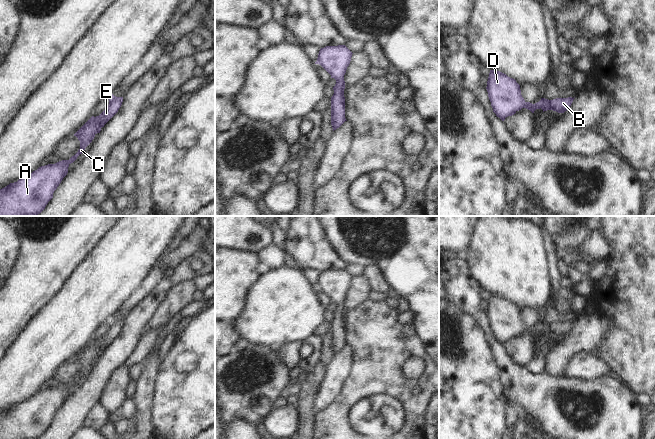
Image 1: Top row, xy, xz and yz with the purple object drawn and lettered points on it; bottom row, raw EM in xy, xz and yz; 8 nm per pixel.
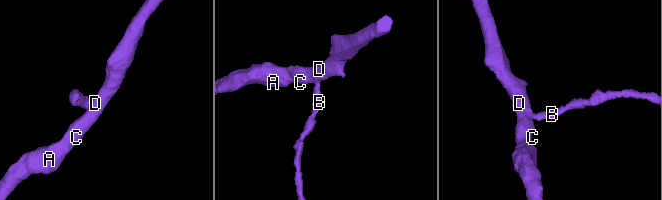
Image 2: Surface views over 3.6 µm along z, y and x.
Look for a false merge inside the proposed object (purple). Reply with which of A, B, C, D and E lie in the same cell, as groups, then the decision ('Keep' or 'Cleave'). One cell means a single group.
Groups: A B C D E. Keep.

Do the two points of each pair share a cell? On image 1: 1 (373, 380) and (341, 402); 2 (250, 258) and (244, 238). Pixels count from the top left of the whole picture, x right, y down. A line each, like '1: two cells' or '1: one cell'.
1: one cell
2: two cells

